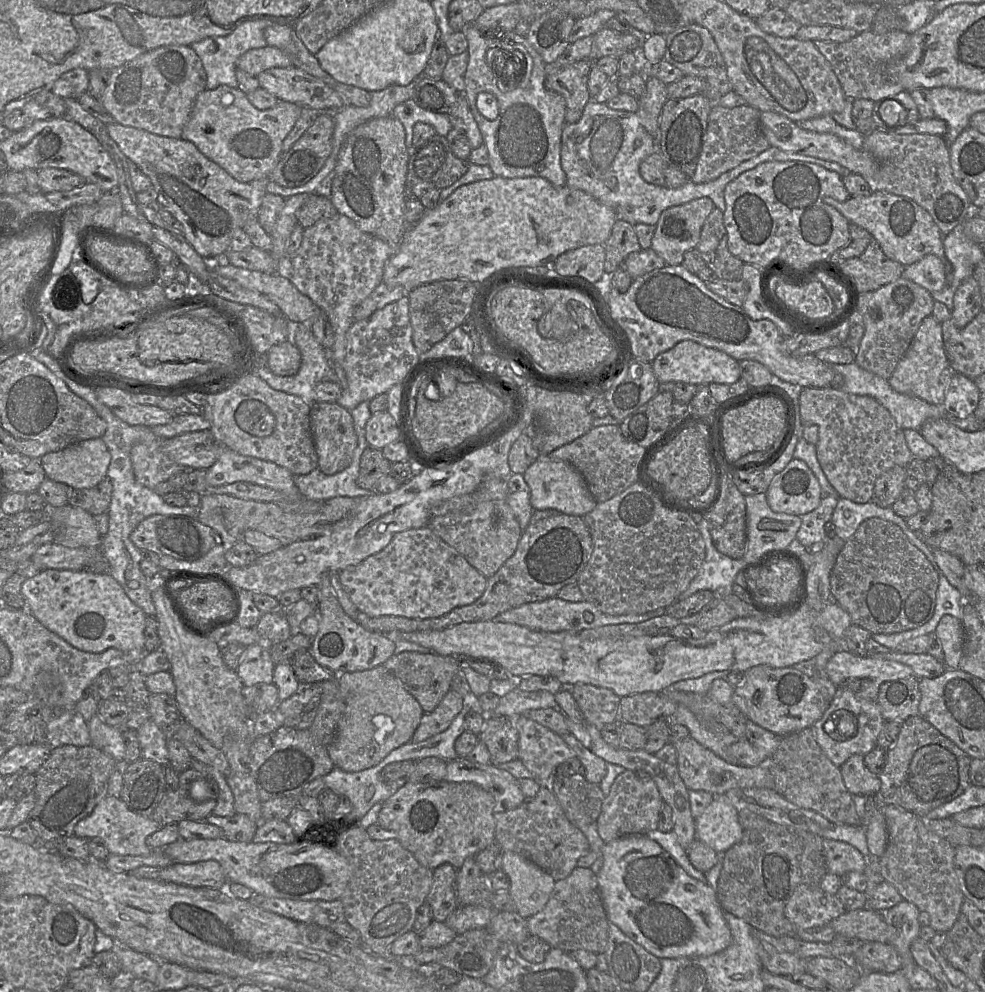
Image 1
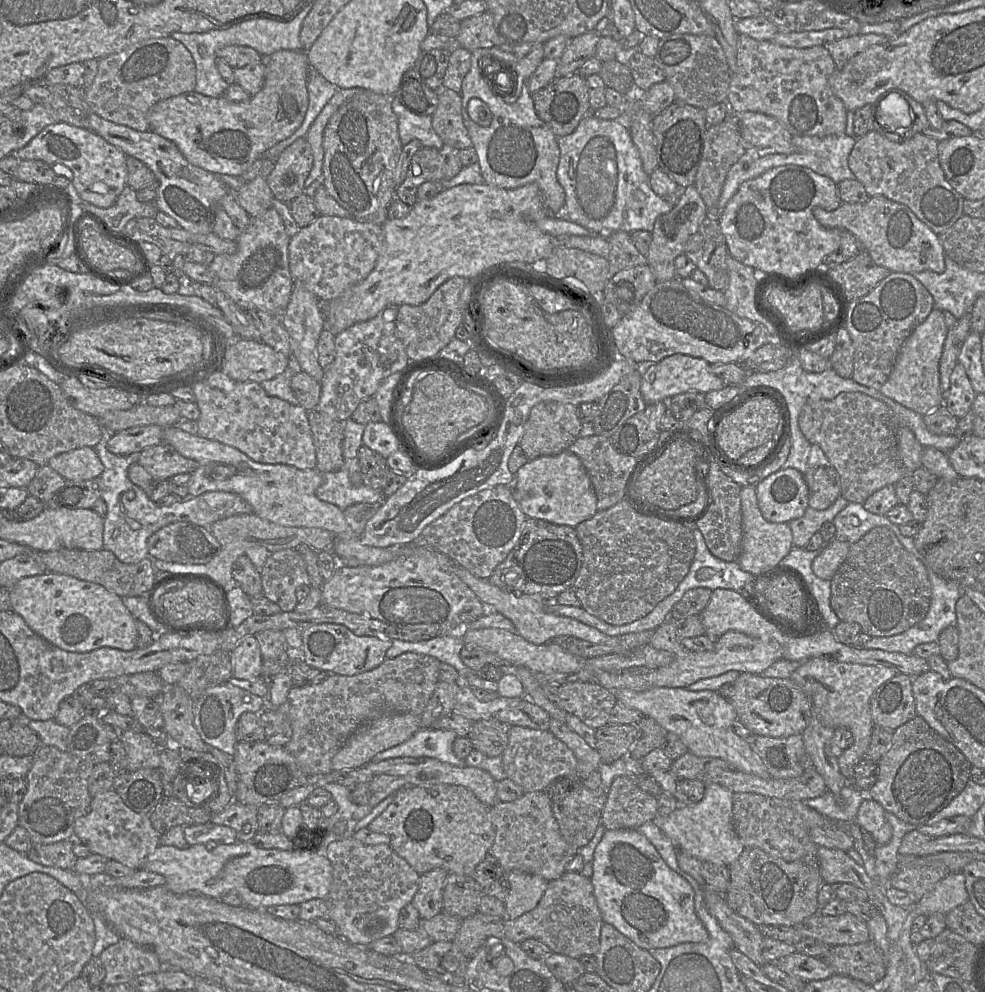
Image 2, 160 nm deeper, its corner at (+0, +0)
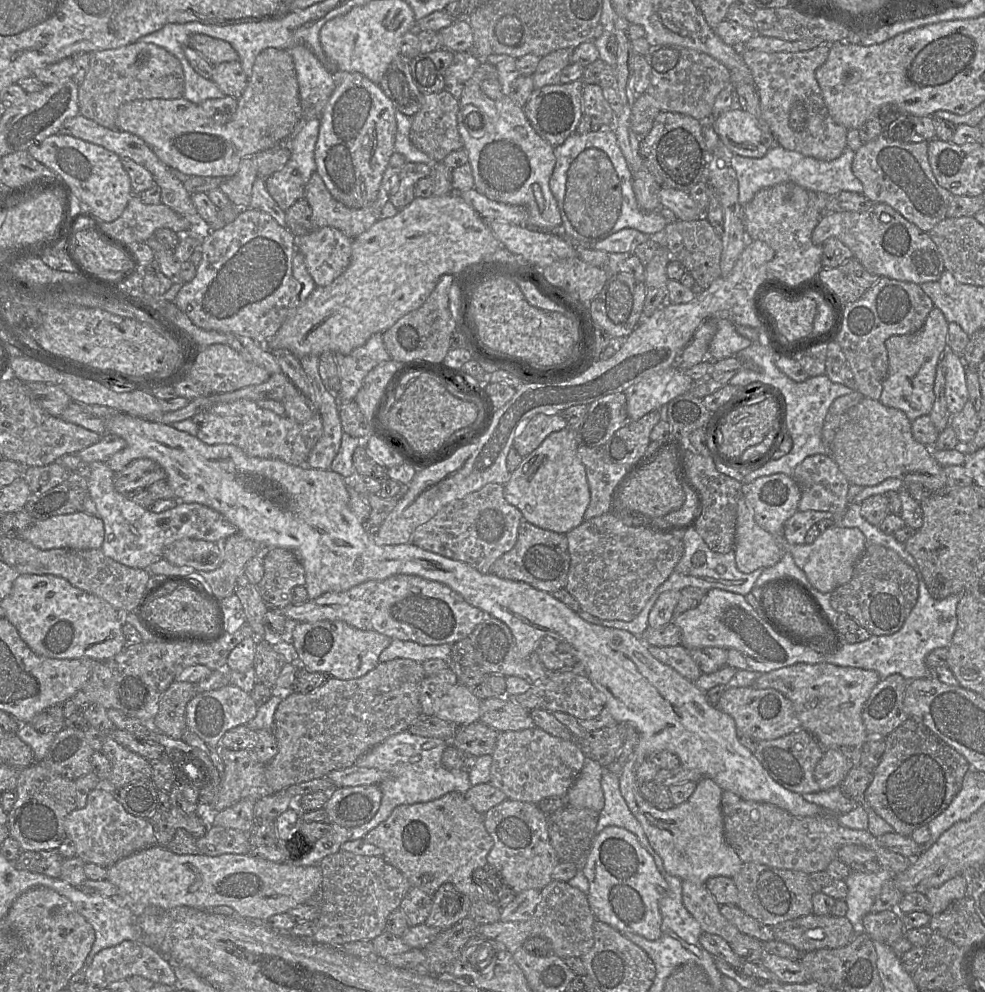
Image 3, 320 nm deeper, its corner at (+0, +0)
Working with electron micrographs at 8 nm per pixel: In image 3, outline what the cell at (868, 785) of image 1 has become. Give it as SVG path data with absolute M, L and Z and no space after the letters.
M797 663L760 675L752 687L772 688L781 692L792 702L801 728L810 732L824 749L840 749L840 747L863 746L867 741L868 733L863 723L862 711L871 691L880 680L879 674L874 670L841 667L829 663Z

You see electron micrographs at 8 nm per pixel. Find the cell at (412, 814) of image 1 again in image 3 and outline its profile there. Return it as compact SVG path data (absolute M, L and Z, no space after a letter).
M451 792L433 801L400 805L385 821L369 831L364 839L383 850L384 860L398 869L407 878L411 887L434 895L441 885L452 883L472 903L484 900L475 883L475 875L485 875L487 872L487 855L494 841L486 830L484 815L477 812L463 794Z

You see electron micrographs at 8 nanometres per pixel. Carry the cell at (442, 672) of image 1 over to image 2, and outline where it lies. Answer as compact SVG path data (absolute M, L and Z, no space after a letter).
M405 652L395 658L386 658L378 667L352 676L329 674L322 682L299 687L293 686L286 701L277 708L289 721L292 738L286 750L294 757L300 769L308 776L325 775L332 770L332 759L347 740L363 725L391 714L421 716L439 682L441 661L433 656Z

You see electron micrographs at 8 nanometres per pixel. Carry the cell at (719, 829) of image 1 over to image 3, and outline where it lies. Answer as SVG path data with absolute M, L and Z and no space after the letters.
M624 764L619 775L621 794L640 822L650 845L661 857L667 873L696 884L705 884L709 878L716 876L733 878L744 863L725 839L721 804L724 790L711 778L702 777L687 801L668 810L660 810L641 796L637 782L638 768L633 769L629 765Z

